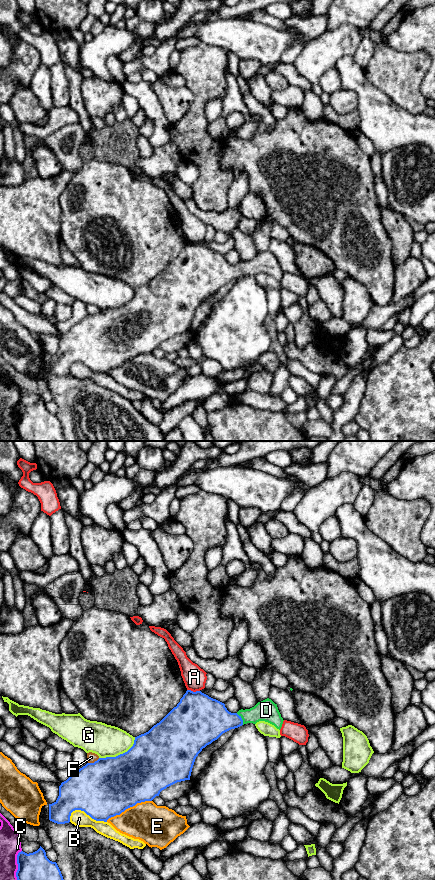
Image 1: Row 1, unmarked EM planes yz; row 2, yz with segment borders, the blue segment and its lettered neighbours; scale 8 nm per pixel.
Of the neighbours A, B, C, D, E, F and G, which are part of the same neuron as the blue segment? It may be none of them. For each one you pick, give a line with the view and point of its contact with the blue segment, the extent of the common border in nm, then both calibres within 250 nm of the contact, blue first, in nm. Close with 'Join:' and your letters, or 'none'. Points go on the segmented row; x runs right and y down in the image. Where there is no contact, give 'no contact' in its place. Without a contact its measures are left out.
D: meets blue in yz at (241, 719); contact 110 nm long; 300 nm thick on the blue side, 170 nm on the other
Join: D

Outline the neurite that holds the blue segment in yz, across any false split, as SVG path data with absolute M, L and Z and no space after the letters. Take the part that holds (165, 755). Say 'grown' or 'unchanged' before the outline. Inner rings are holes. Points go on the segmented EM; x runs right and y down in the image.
grown; M187 690L177 706L159 723L135 737L133 746L127 752L87 763L62 782L57 800L49 804L49 820L57 824L69 823L71 813L81 810L96 821L107 822L137 803L152 801L167 787L190 780L198 754L223 733L259 721L268 722L279 730L282 727L284 720L277 704L269 698L250 709L231 713L224 703L201 691Z

